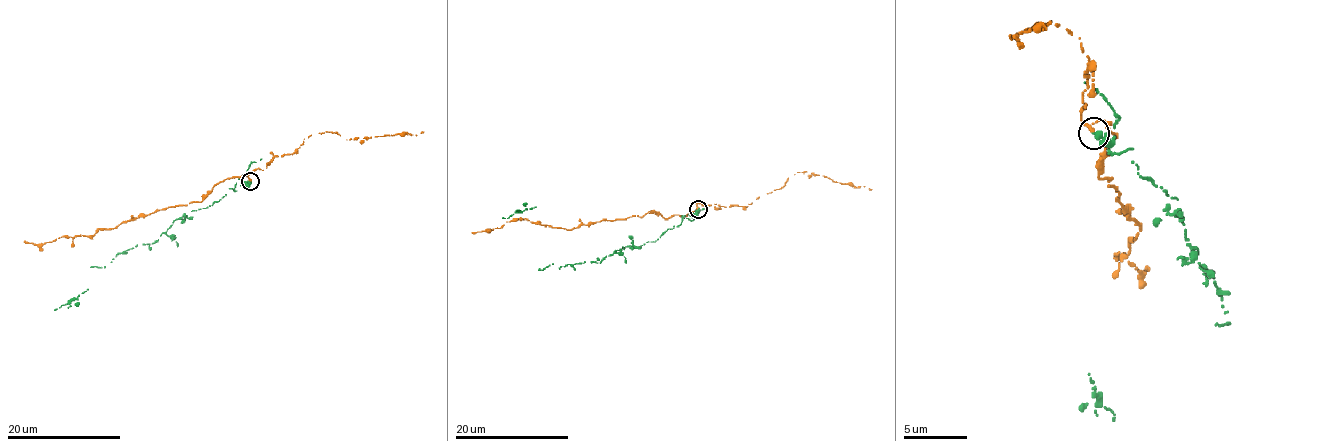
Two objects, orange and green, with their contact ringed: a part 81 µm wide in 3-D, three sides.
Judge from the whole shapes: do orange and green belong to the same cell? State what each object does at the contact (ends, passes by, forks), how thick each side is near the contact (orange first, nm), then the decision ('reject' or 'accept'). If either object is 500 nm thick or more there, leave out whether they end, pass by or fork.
orange passes by; green ends; calibres 240 and 440 nm; reject

